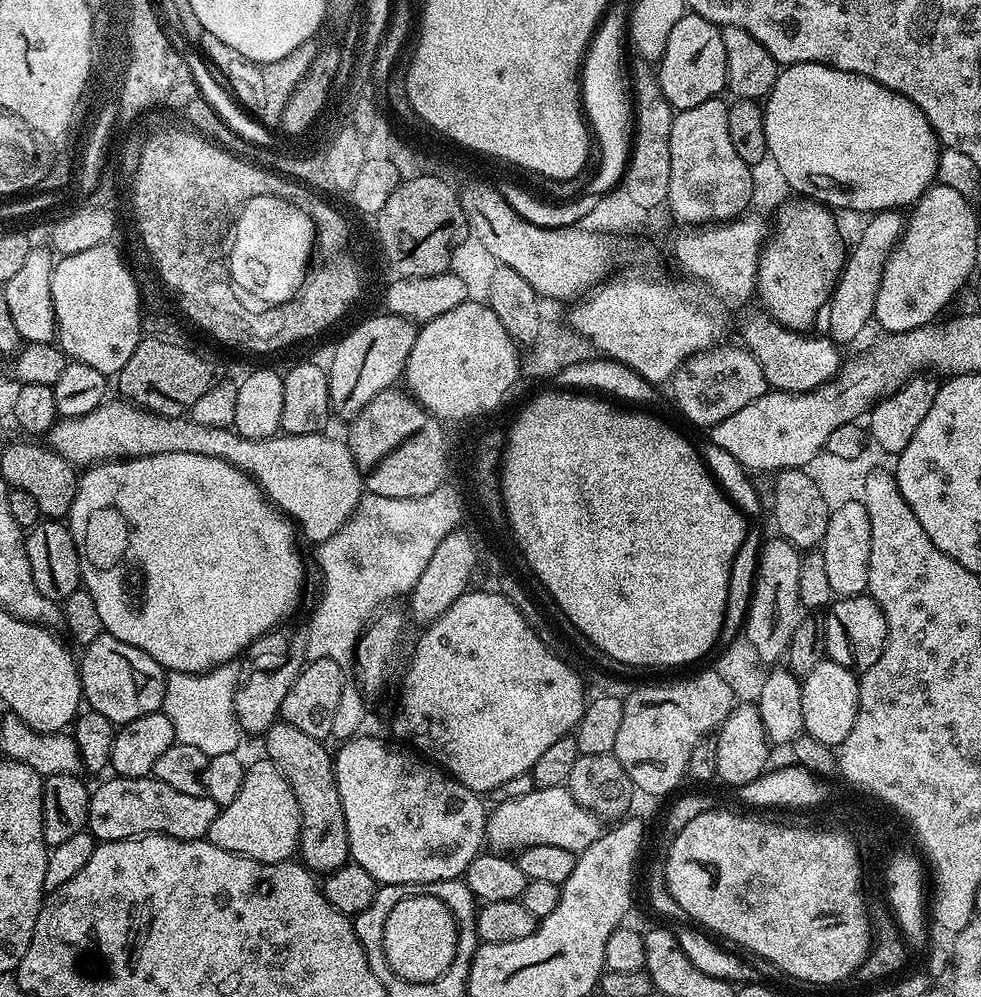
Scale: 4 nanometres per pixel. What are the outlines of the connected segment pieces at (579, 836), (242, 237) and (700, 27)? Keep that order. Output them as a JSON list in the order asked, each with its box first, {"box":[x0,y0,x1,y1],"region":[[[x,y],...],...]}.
[{"box":[486,786,602,854],"region":[[[564,786],[533,787],[530,794],[499,801],[495,807],[486,816],[486,844],[500,854],[512,854],[530,846],[558,846],[579,854],[593,844],[602,831],[601,817],[592,809],[581,806]]]},{"box":[226,196,316,306],"region":[[[264,196],[246,201],[244,206],[240,208],[238,215],[235,217],[234,228],[235,224],[236,237],[234,237],[232,240],[232,253],[230,250],[226,256],[227,275],[230,277],[232,284],[234,284],[237,289],[243,290],[243,288],[245,288],[250,295],[257,296],[257,298],[260,300],[265,300],[264,304],[268,306],[284,304],[287,302],[287,300],[291,300],[292,297],[304,287],[305,279],[310,271],[310,263],[308,264],[308,259],[310,259],[311,256],[313,259],[314,256],[314,249],[316,248],[316,227],[314,226],[312,219],[309,218],[308,215],[306,215],[306,213],[304,213],[302,209],[293,201],[284,200],[281,197]]]},{"box":[658,14,728,112],"region":[[[686,14],[681,20],[674,22],[666,50],[658,61],[658,75],[662,94],[666,94],[670,106],[676,112],[717,99],[728,83],[726,45],[722,43],[721,25],[695,14]]]}]

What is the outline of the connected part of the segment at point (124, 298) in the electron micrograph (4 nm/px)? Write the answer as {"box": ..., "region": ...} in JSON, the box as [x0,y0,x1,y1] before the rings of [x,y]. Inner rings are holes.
{"box":[52,243,142,378],"region":[[[111,243],[99,244],[90,250],[82,250],[73,256],[66,256],[55,261],[52,269],[52,297],[56,315],[56,340],[69,361],[86,362],[94,366],[103,376],[112,378],[120,373],[122,366],[130,362],[130,354],[140,345],[140,312],[142,301],[131,267],[125,257]]]}

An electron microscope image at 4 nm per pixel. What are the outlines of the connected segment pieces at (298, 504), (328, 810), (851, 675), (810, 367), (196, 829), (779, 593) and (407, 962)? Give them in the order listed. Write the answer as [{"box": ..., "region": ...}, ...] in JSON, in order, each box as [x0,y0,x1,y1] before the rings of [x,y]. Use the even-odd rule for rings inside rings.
[{"box":[46,398,366,546],"region":[[[109,398],[94,410],[90,410],[90,414],[57,419],[56,425],[47,432],[46,440],[59,456],[69,460],[73,466],[91,466],[110,460],[153,456],[167,452],[193,452],[222,458],[252,477],[268,497],[268,501],[294,521],[299,535],[303,539],[305,536],[310,542],[309,545],[315,546],[325,544],[338,530],[342,530],[342,526],[352,517],[360,504],[361,496],[366,492],[364,478],[352,457],[352,449],[343,439],[335,440],[332,436],[324,435],[320,432],[301,436],[277,434],[268,440],[251,440],[242,438],[231,427],[206,426],[194,422],[187,415],[159,416],[144,408],[138,408],[123,398]]]},{"box":[262,722,349,874],"region":[[[283,722],[271,724],[262,737],[262,743],[263,755],[284,775],[298,798],[302,833],[298,856],[304,867],[316,874],[327,874],[349,863],[346,814],[342,814],[342,798],[338,798],[333,753],[328,753],[325,745],[310,738],[310,734],[302,734],[298,726]]]},{"box":[802,658,860,746],"region":[[[825,658],[802,678],[802,722],[804,732],[818,738],[818,742],[829,746],[838,746],[850,734],[854,727],[854,718],[858,718],[858,698],[860,681],[857,673],[838,662]]]},{"box":[739,311,841,392],"region":[[[759,311],[741,322],[739,339],[754,354],[754,358],[758,358],[758,366],[762,366],[762,374],[766,374],[769,389],[778,392],[812,392],[840,375],[841,349],[827,335],[812,336],[795,332],[772,319],[767,311]]]},{"box":[87,776,221,841],"region":[[[118,776],[112,780],[104,780],[97,788],[90,792],[90,806],[88,807],[87,831],[96,837],[97,841],[130,840],[134,836],[169,836],[179,840],[202,840],[207,837],[210,826],[214,826],[214,818],[219,814],[221,805],[214,802],[214,798],[203,794],[182,794],[182,790],[174,790],[174,786],[166,786],[166,782],[155,776]]]},{"box":[742,539,802,666],"region":[[[765,539],[760,549],[760,561],[756,567],[756,581],[752,601],[748,607],[748,619],[742,629],[743,635],[757,650],[760,664],[764,666],[772,666],[785,659],[790,638],[794,638],[796,627],[802,619],[798,594],[801,549],[795,548],[789,540],[775,539]]]},{"box":[383,892,457,981],"region":[[[427,892],[407,896],[392,911],[385,913],[383,920],[383,949],[389,971],[404,981],[433,981],[456,957],[457,926],[441,899]]]}]

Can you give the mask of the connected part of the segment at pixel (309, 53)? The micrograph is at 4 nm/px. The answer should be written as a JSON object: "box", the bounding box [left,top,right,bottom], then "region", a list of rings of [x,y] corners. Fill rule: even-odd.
{"box":[198,32,317,123],"region":[[[204,32],[198,41],[202,53],[208,62],[221,74],[226,75],[225,81],[229,84],[237,101],[247,111],[254,115],[261,123],[276,123],[283,117],[285,106],[299,81],[308,72],[315,60],[317,45],[308,41],[289,54],[288,58],[280,59],[274,65],[258,65],[245,55],[239,54],[232,46],[226,45],[222,38]]]}

